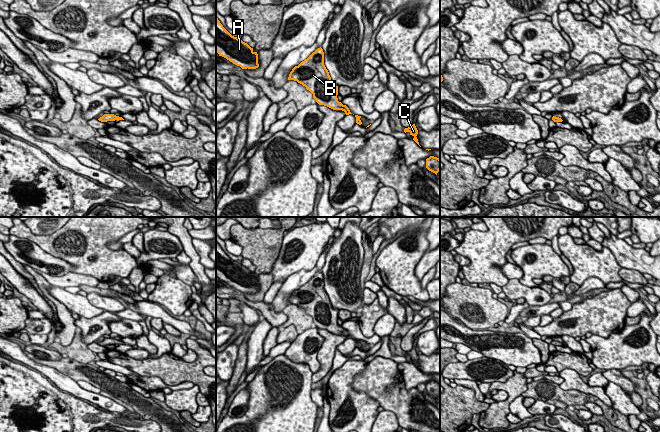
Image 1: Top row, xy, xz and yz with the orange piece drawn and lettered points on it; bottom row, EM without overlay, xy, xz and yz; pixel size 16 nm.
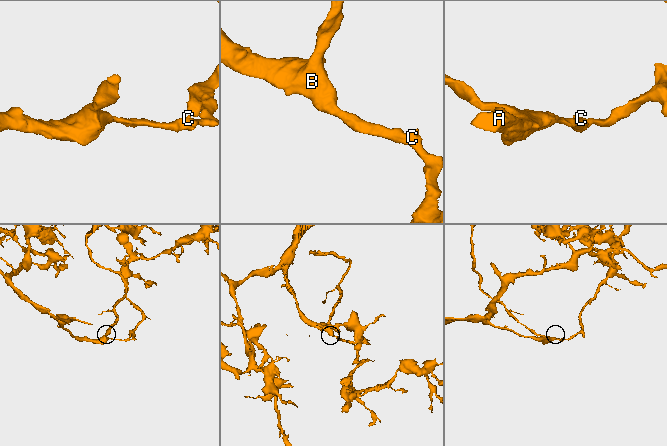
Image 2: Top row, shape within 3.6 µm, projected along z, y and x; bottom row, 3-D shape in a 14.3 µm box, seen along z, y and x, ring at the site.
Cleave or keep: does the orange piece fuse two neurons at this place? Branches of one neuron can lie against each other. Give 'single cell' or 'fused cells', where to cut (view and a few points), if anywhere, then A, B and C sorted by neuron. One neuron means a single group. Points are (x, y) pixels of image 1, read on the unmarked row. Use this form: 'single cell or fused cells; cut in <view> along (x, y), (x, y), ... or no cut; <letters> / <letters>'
single cell; no cut; A B C

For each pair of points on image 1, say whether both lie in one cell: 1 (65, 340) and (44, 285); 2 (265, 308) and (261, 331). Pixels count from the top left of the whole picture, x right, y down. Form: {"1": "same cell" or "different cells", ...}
{"1": "same cell", "2": "different cells"}

